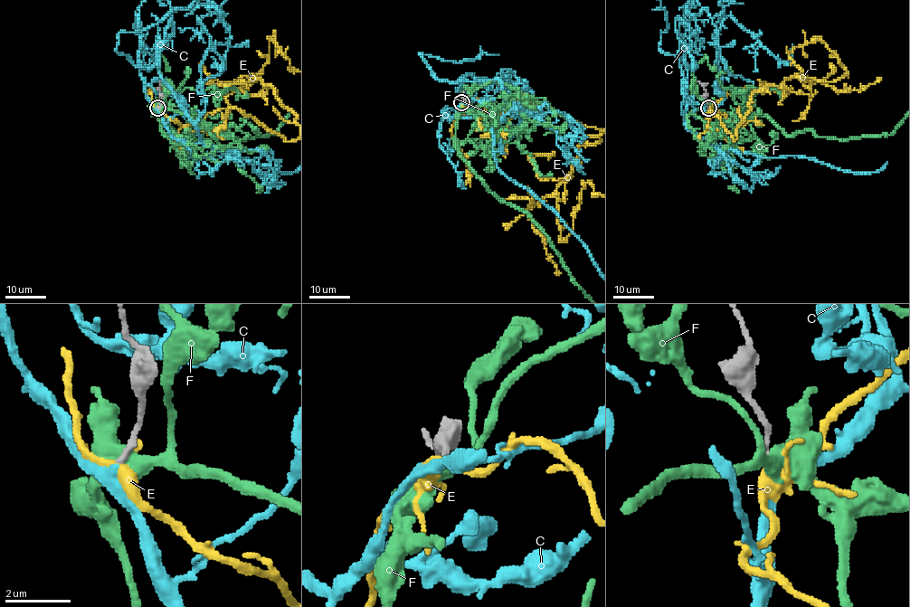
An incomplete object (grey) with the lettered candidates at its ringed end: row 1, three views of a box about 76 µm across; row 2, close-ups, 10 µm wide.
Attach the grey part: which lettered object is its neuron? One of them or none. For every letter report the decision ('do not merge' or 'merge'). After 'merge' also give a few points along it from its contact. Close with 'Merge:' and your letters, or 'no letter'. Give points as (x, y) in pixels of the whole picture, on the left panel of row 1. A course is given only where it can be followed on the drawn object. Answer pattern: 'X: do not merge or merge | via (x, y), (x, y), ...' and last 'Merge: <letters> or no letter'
C: merge
E: do not merge
F: do not merge
Merge: C

